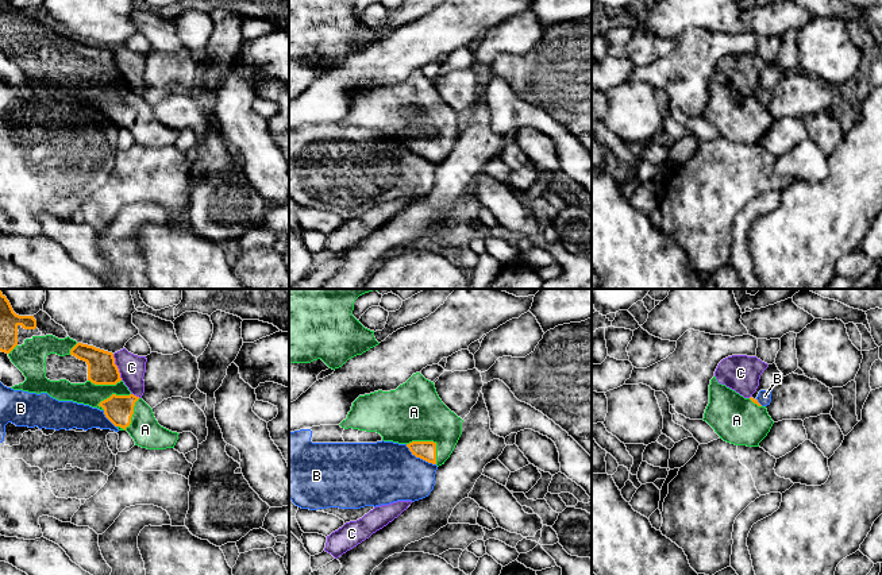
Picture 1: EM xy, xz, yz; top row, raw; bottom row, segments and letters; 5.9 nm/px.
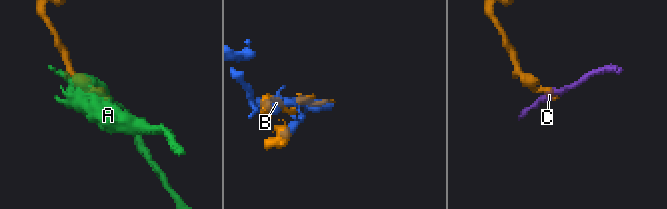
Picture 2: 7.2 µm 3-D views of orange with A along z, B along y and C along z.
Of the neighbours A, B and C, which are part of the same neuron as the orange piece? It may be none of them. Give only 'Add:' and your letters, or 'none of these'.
Add: A

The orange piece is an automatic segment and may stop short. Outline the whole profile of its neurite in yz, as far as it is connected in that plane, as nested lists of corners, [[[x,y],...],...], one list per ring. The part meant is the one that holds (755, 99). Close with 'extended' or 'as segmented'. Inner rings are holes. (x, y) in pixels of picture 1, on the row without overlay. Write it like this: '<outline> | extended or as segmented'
[[[717,80],[709,82],[709,101],[704,111],[715,130],[727,140],[735,143],[759,144],[774,119],[758,97],[744,96],[735,88]]] | extended

